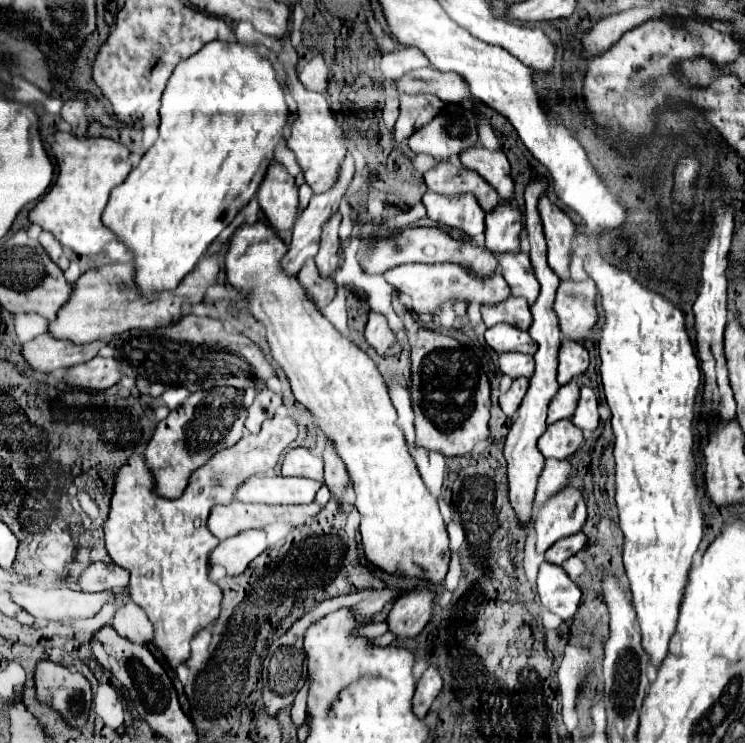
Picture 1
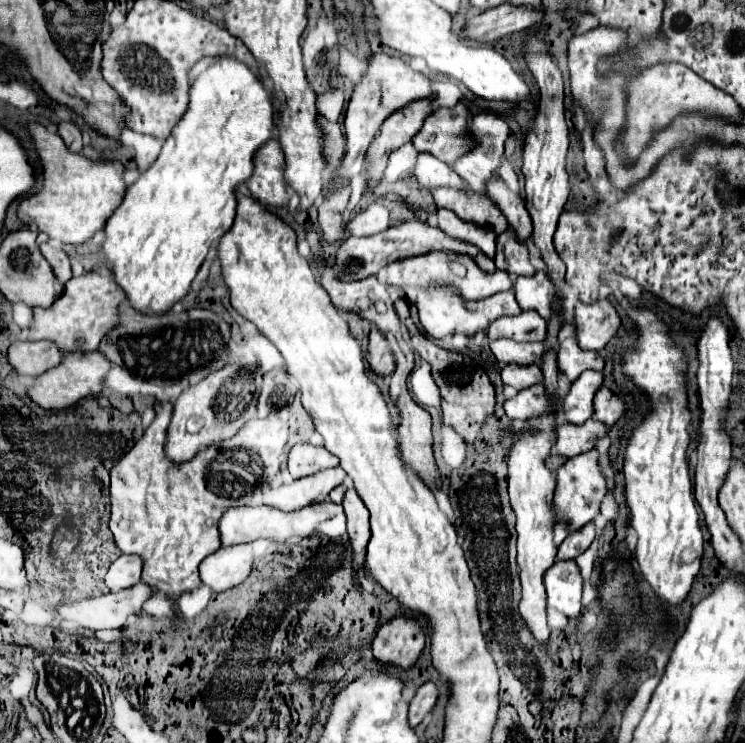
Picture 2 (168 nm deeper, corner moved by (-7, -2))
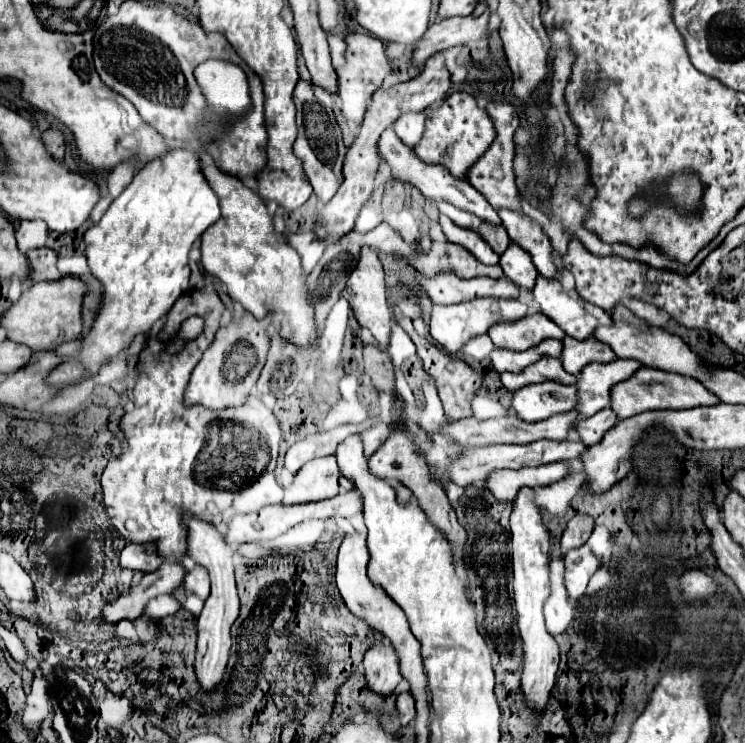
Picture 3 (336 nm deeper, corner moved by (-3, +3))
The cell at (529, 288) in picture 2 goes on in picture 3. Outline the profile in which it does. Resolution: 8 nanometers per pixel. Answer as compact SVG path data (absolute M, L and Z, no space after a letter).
M538 277L536 279L536 285L532 289L532 297L534 301L540 305L540 311L550 317L566 335L574 337L574 339L586 339L592 335L592 331L598 327L598 325L610 325L610 315L600 309L598 305L592 305L588 301L584 301L574 289L564 289L562 283L558 283L556 279L546 279L546 277Z

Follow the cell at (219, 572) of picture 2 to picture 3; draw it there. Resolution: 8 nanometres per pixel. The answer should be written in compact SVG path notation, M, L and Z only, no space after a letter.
M194 565L194 569L184 579L184 585L186 585L186 589L194 591L198 597L206 599L208 593L210 593L210 577L208 577L208 571L204 567L200 567L200 565Z

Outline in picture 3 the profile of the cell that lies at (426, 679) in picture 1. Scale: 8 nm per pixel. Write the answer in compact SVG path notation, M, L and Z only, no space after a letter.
M406 691L406 693L400 693L400 695L398 695L396 707L398 707L398 717L400 717L400 723L402 723L402 725L408 725L408 723L416 717L414 697L412 697L412 693L410 693L410 691Z

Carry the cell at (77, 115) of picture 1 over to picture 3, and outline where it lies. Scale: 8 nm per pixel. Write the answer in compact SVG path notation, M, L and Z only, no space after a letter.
M48 129L42 133L42 139L48 147L48 151L56 157L56 159L64 159L64 151L66 151L66 137L60 129Z

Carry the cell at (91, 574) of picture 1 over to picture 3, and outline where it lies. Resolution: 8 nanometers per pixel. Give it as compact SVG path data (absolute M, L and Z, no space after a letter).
M128 543L122 553L120 553L120 567L130 569L130 571L140 571L140 573L150 573L160 567L162 559L156 555L154 545L136 545Z

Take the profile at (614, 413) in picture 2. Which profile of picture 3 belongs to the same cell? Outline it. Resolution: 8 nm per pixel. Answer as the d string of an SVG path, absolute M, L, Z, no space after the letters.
M640 367L632 377L620 381L610 391L610 409L616 413L618 419L626 419L654 409L692 409L700 405L718 405L718 403L720 399L714 393L710 393L700 381L652 367Z

